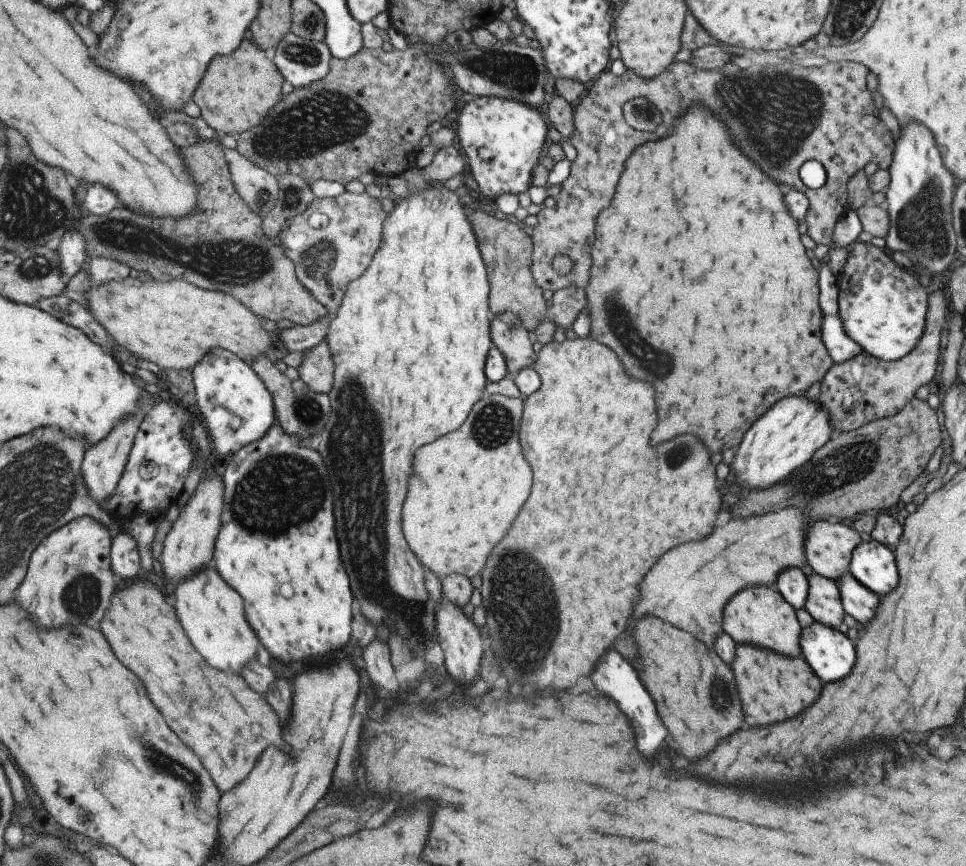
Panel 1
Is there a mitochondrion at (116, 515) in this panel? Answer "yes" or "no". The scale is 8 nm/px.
no

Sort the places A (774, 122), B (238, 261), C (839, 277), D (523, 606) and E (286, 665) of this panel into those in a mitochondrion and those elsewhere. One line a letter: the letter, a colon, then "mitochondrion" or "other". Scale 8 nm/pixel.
A: mitochondrion
B: mitochondrion
C: other
D: mitochondrion
E: other

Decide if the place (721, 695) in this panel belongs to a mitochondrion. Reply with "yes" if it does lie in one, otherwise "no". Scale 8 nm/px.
yes

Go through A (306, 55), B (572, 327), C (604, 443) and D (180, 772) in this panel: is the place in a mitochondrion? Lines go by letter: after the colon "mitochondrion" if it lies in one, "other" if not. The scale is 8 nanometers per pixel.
A: mitochondrion
B: other
C: other
D: mitochondrion

